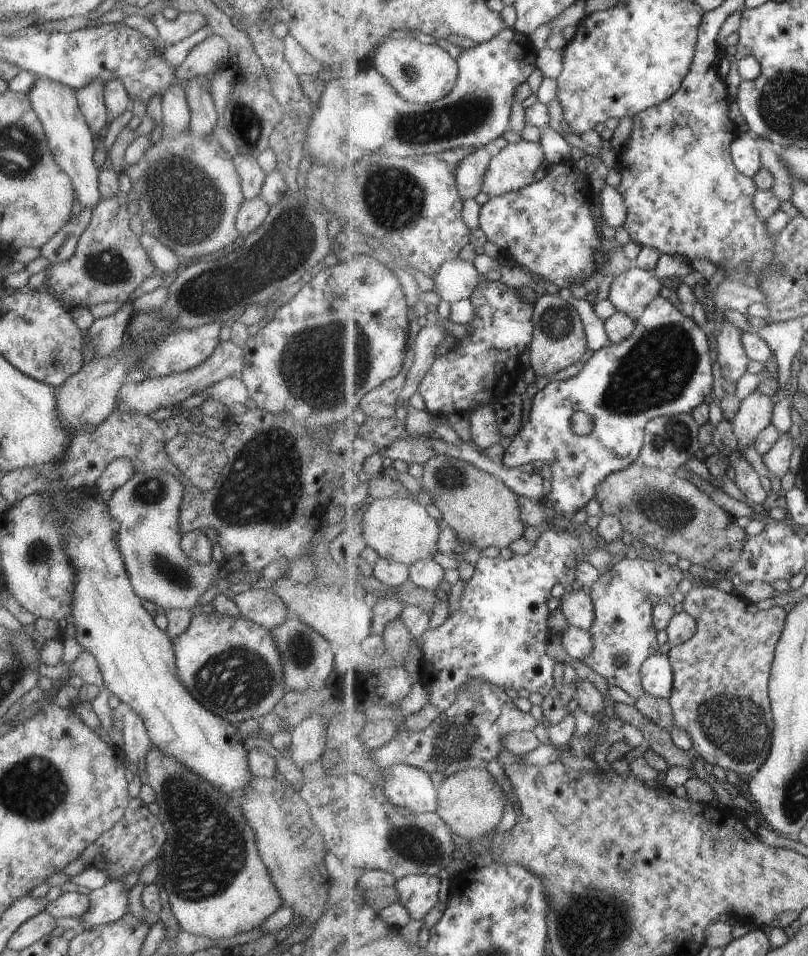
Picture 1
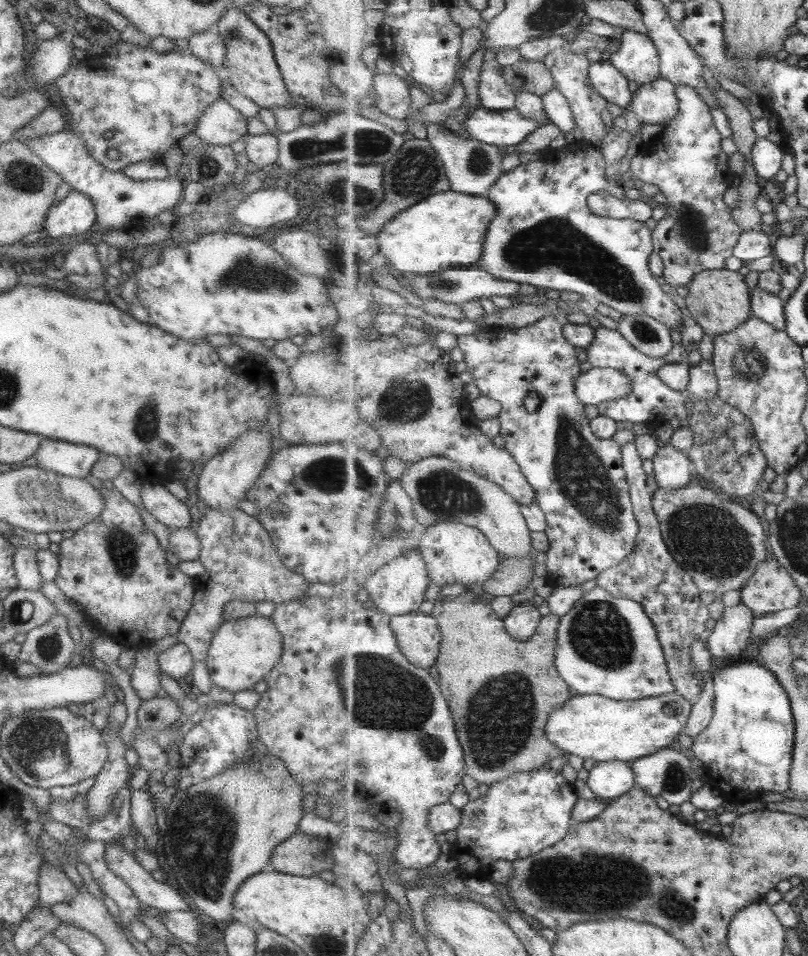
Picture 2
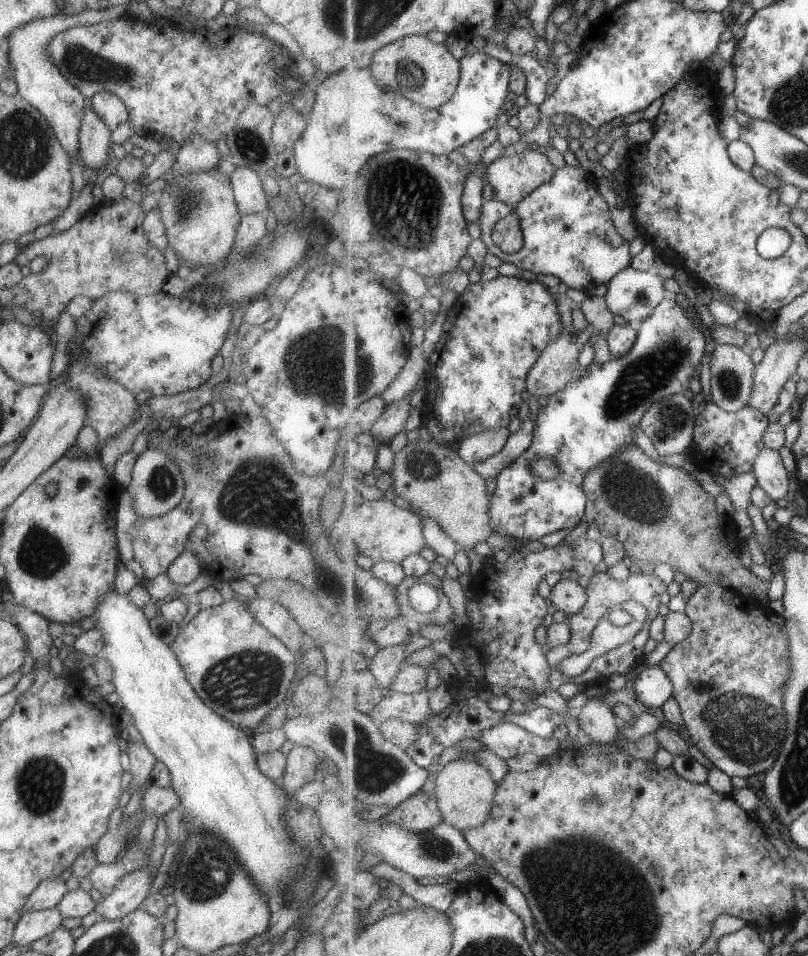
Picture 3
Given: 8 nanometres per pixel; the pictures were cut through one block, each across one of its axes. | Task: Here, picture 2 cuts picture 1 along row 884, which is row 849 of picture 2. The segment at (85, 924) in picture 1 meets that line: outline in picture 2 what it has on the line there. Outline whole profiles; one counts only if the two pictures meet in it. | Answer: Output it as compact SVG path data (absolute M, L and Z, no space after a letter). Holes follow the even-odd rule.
M105 844L103 860L107 868L129 887L141 904L165 912L190 910L177 890L165 882L153 880L151 873L145 871L121 844Z

